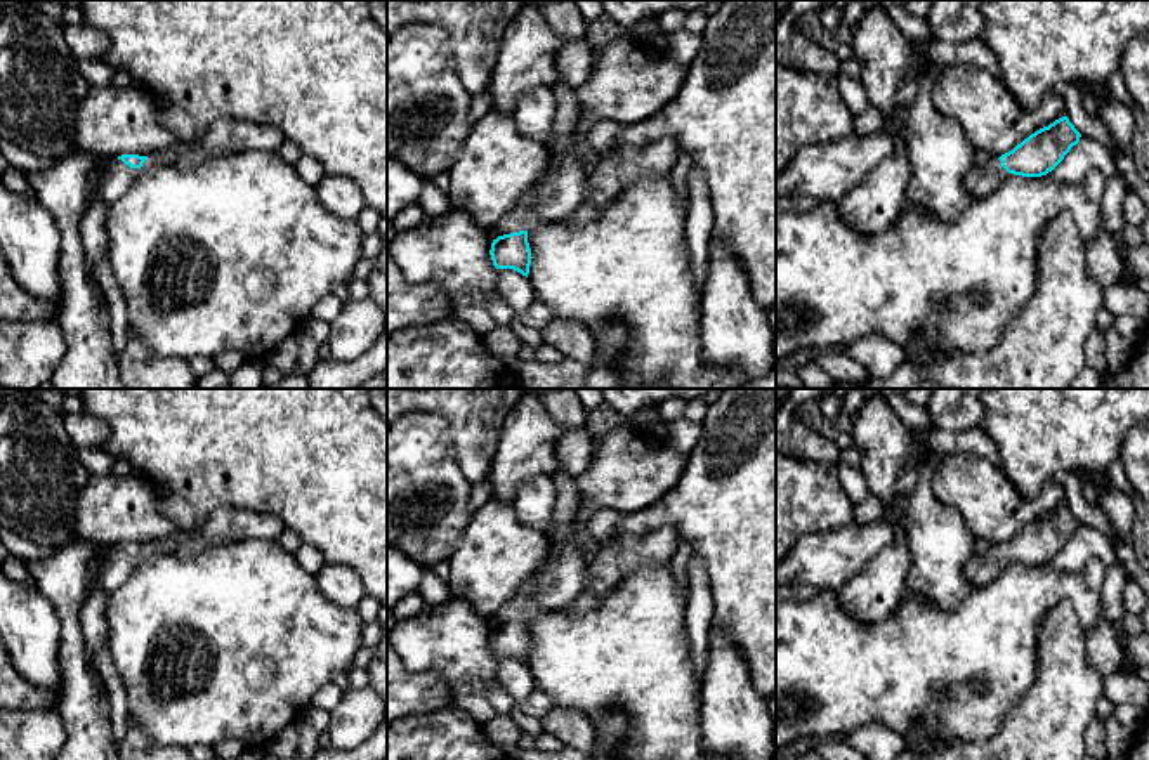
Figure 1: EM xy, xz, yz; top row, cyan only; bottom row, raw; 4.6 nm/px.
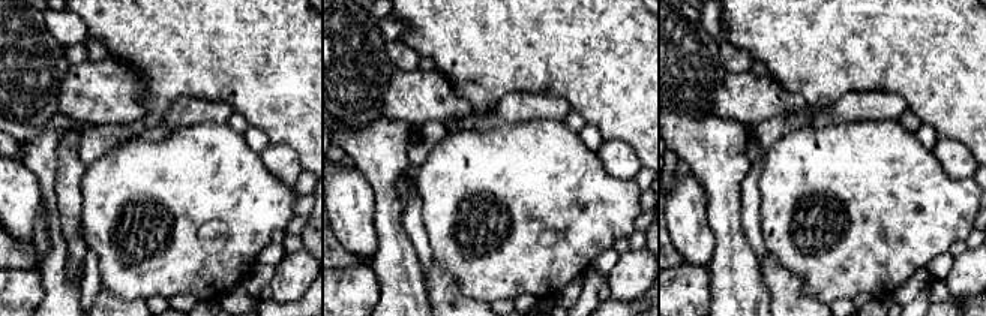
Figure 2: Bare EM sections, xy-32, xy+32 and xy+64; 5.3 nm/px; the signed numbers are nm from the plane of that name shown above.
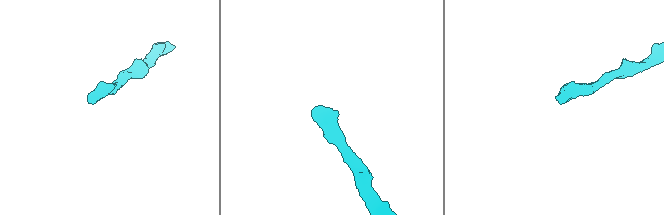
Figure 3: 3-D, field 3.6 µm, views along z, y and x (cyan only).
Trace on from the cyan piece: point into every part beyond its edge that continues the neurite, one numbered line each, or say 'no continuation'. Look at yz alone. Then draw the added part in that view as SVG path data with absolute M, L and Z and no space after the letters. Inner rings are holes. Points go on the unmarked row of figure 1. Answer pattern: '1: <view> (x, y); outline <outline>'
1: yz (981, 570); outline M998 547L988 548L965 564L965 578L975 585L984 586L991 583L1005 567L1008 560L1001 555Z

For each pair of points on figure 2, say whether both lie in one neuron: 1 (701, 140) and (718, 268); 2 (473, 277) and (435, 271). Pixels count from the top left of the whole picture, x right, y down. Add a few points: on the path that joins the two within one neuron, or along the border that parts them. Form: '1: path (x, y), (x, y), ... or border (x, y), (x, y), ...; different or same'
1: path (721, 171), (725, 237); same
2: border (434, 261), (465, 295), (471, 297); different

